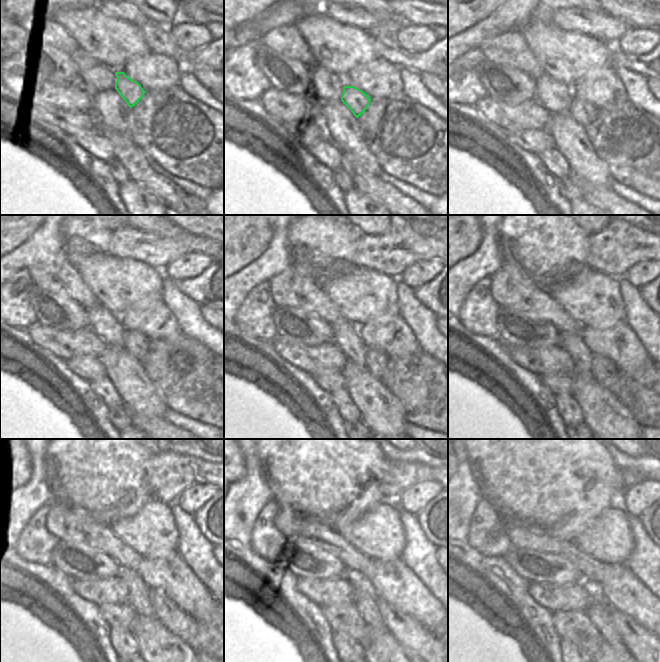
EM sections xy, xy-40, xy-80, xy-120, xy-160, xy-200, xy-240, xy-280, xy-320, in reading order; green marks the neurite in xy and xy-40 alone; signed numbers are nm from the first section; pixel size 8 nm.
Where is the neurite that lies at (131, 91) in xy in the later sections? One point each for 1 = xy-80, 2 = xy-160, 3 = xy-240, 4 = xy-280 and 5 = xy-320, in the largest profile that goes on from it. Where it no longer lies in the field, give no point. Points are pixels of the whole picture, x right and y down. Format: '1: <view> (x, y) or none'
1: xy-80 (582, 111)
2: xy-160 (377, 362)
3: xy-240 (165, 610)
4: xy-280 (411, 634)
5: xy-320 (639, 641)

